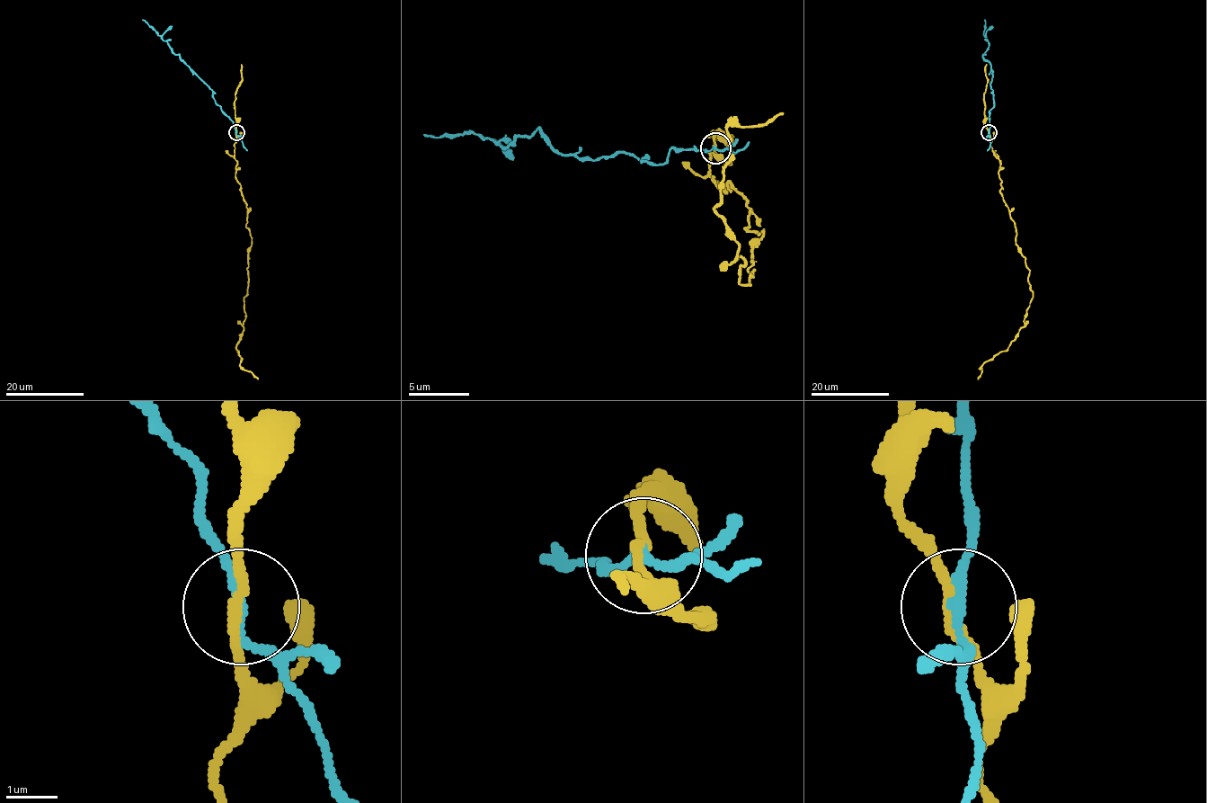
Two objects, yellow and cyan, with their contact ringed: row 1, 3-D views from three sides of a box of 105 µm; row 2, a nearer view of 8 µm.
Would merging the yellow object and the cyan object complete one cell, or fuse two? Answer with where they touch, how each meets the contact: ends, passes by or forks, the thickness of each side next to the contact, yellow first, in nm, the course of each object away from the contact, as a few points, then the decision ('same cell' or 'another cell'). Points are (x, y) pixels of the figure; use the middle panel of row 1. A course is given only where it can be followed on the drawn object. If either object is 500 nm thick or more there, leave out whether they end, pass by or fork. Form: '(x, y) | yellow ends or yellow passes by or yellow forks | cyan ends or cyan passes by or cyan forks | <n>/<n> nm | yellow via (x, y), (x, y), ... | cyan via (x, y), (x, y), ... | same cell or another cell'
(715, 147) | yellow passes by | cyan passes by | 200/200 nm | yellow via (715, 147), (713, 181), (749, 209), (747, 230), (762, 230), (749, 285), (715, 202), (728, 129), (783, 113) | cyan via (715, 147), (649, 163), (563, 156), (538, 129), (508, 147), (471, 132), (422, 135) | another cell

